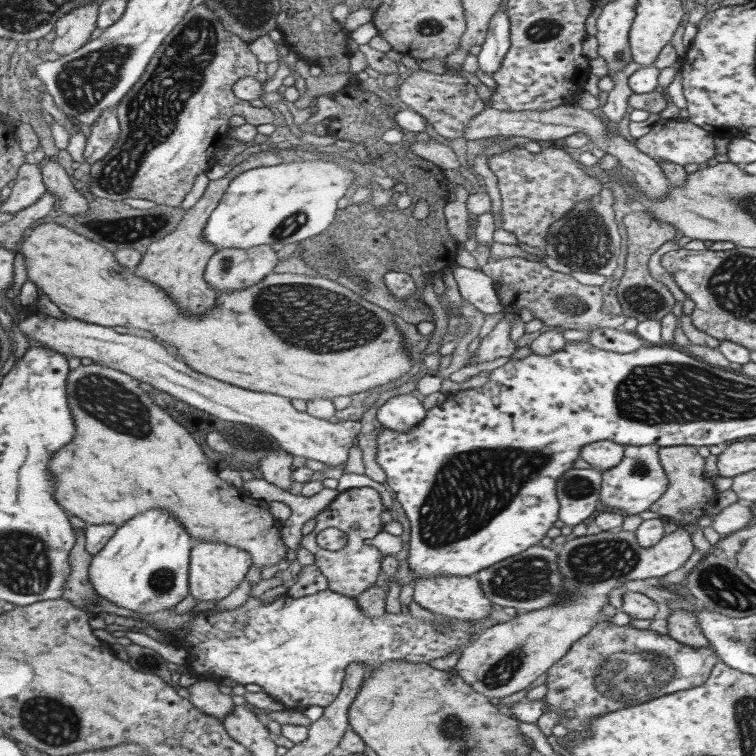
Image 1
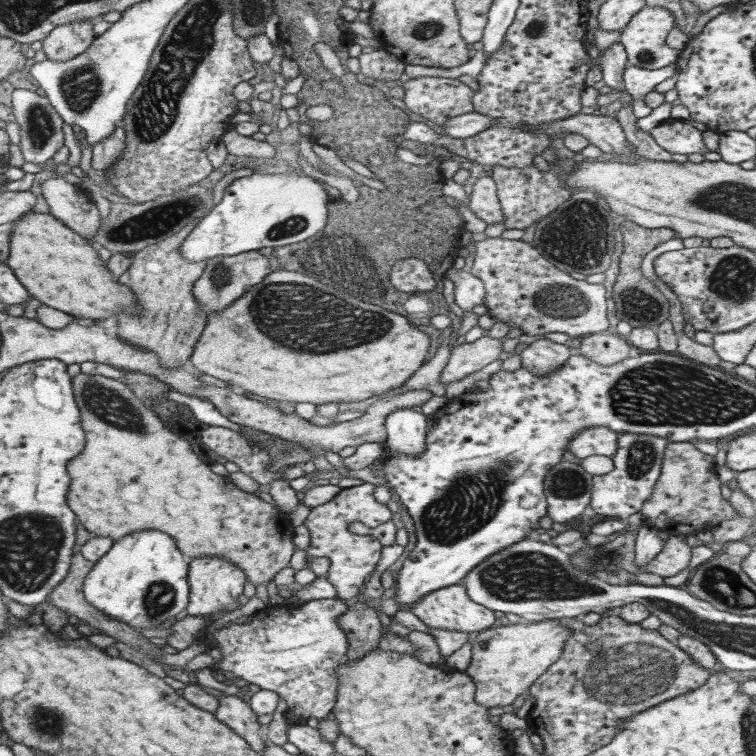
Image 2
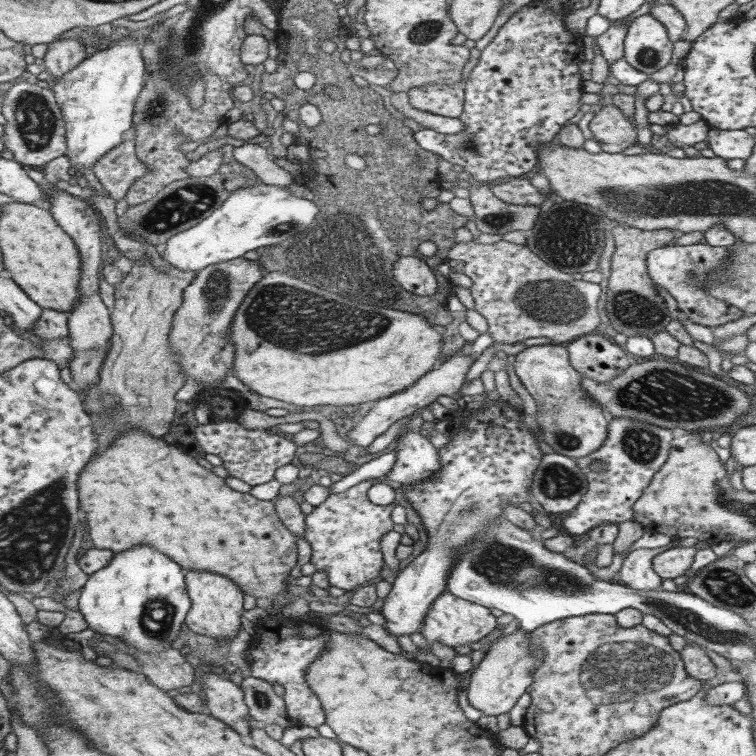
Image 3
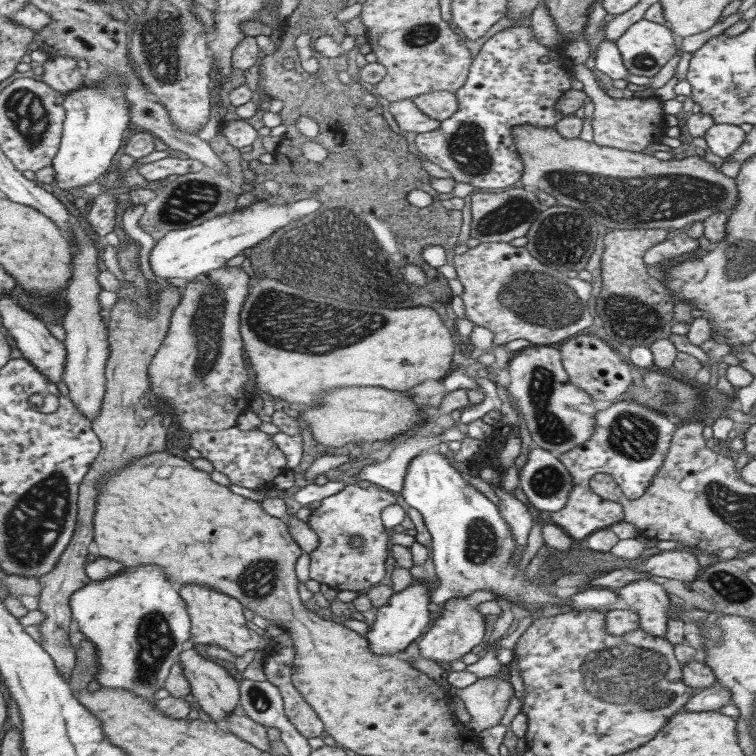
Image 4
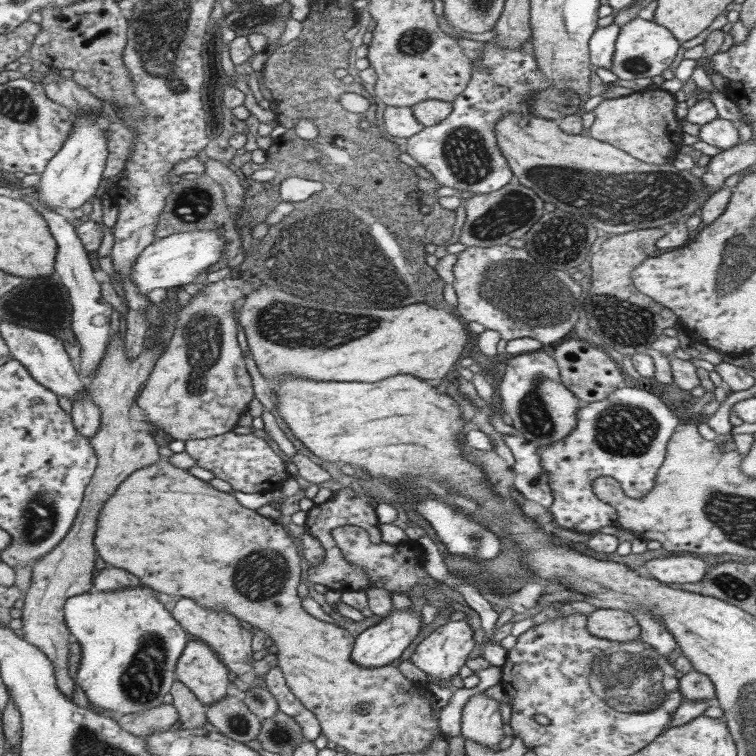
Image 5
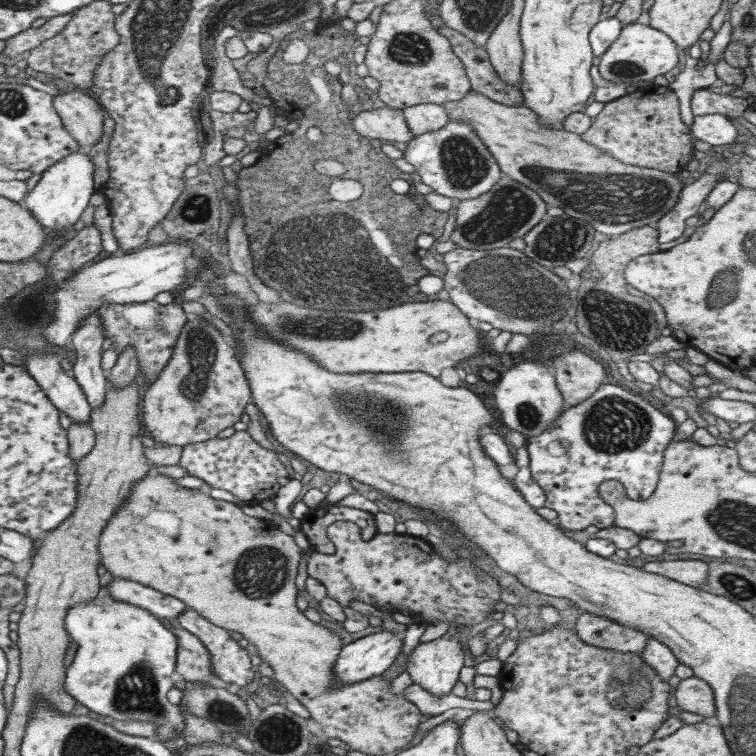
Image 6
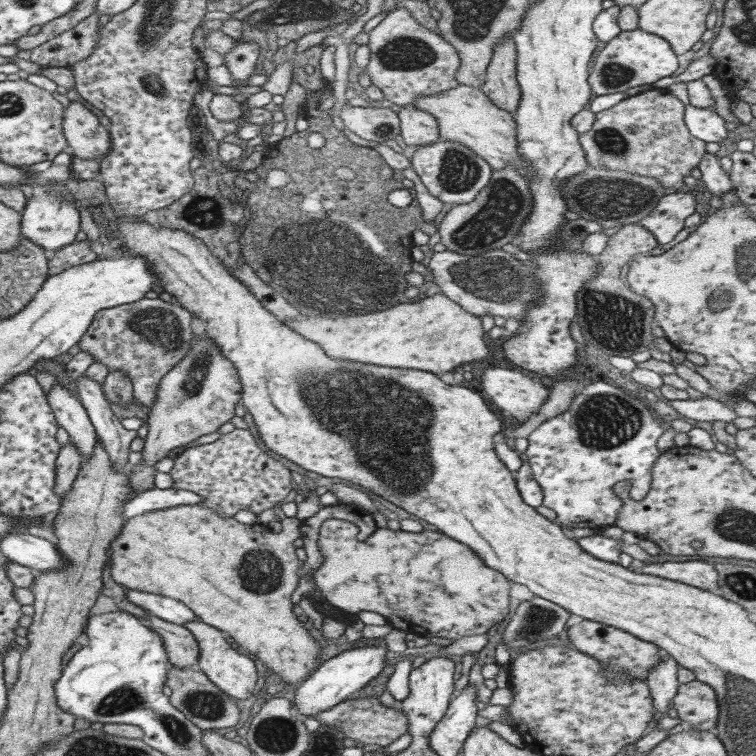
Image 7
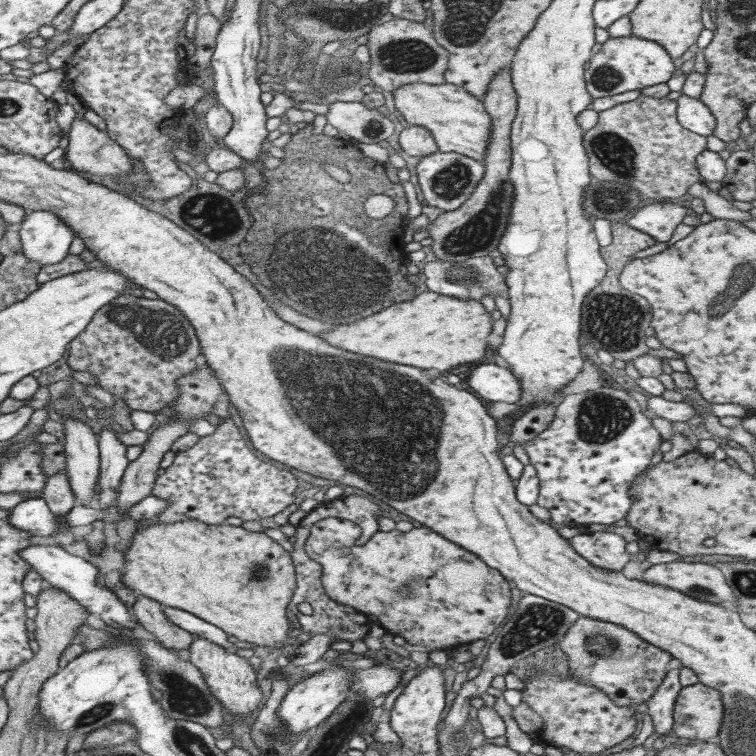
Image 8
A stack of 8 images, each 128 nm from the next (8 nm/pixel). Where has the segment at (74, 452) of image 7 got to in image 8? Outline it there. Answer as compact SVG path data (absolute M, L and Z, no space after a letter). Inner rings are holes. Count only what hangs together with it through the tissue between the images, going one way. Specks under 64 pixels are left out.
M65 468L50 475L46 481L42 498L54 515L64 515L74 508L76 497L74 497L74 491L70 487L70 479L68 479Z

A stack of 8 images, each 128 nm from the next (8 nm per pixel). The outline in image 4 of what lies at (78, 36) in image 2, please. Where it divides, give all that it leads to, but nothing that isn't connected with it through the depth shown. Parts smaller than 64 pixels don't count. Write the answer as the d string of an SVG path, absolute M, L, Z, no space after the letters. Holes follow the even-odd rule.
M56 55L49 58L43 68L44 73L39 77L40 80L60 92L64 97L68 92L84 87L84 72L78 68L76 57Z

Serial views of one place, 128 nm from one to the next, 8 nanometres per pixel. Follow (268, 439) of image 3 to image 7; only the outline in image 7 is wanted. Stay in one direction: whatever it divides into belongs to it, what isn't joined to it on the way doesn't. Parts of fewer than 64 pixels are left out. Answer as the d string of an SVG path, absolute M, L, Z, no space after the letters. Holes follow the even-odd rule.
M236 429L233 432L223 435L222 438L212 444L200 444L189 450L185 450L175 458L172 470L168 472L173 478L173 486L176 489L184 489L204 497L200 505L208 505L214 511L218 511L222 517L233 517L239 510L248 509L260 514L267 508L278 506L278 502L284 500L292 492L292 472L262 450L249 430Z

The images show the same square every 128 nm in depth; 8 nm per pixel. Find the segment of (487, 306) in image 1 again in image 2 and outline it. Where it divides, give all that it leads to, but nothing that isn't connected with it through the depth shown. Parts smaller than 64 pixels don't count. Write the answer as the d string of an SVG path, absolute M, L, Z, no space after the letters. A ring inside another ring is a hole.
M452 268L448 272L448 278L455 286L454 294L459 312L472 312L476 306L485 304L486 287L482 279L463 269Z

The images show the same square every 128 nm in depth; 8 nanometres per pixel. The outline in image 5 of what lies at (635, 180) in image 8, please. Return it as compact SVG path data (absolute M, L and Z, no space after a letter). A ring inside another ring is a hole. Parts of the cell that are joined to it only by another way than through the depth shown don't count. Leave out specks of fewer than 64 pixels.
M642 90L629 96L606 99L594 109L594 123L588 135L594 140L606 141L646 164L670 163L675 160L682 145L682 132L675 112L676 100L672 94L658 90Z

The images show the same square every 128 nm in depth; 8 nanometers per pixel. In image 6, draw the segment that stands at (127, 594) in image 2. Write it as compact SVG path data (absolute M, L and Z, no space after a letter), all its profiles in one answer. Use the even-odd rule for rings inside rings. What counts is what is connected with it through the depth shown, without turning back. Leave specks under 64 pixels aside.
M97 597L86 603L76 603L64 617L65 627L71 640L78 644L76 656L67 667L64 687L76 702L90 709L92 715L106 720L142 720L157 724L156 738L165 742L176 735L184 738L184 716L181 708L166 698L168 690L174 687L174 674L178 650L178 637L168 629L160 617L138 605L122 601L102 602Z

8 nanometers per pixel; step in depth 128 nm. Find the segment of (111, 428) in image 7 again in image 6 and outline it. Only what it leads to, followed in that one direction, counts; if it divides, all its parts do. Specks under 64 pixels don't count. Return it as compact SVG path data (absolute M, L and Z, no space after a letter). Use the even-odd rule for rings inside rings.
M98 311L85 316L71 337L76 351L76 362L72 366L72 376L82 387L86 402L91 407L104 403L108 388L108 376L102 369L105 326Z

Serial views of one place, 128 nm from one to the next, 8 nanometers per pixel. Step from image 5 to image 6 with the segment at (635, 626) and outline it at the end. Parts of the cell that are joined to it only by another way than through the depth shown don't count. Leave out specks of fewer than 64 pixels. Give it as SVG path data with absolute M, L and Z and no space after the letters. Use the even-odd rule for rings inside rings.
M588 611L577 619L575 629L580 640L622 653L643 654L648 643L648 636L644 632Z

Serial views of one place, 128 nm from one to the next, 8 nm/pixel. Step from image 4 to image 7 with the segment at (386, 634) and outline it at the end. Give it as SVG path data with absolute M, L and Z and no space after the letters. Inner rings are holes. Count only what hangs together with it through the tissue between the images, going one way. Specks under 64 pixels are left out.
M380 645L352 648L326 660L300 686L295 687L293 706L296 713L304 717L316 716L364 688L388 664L384 659L386 651L386 647Z

